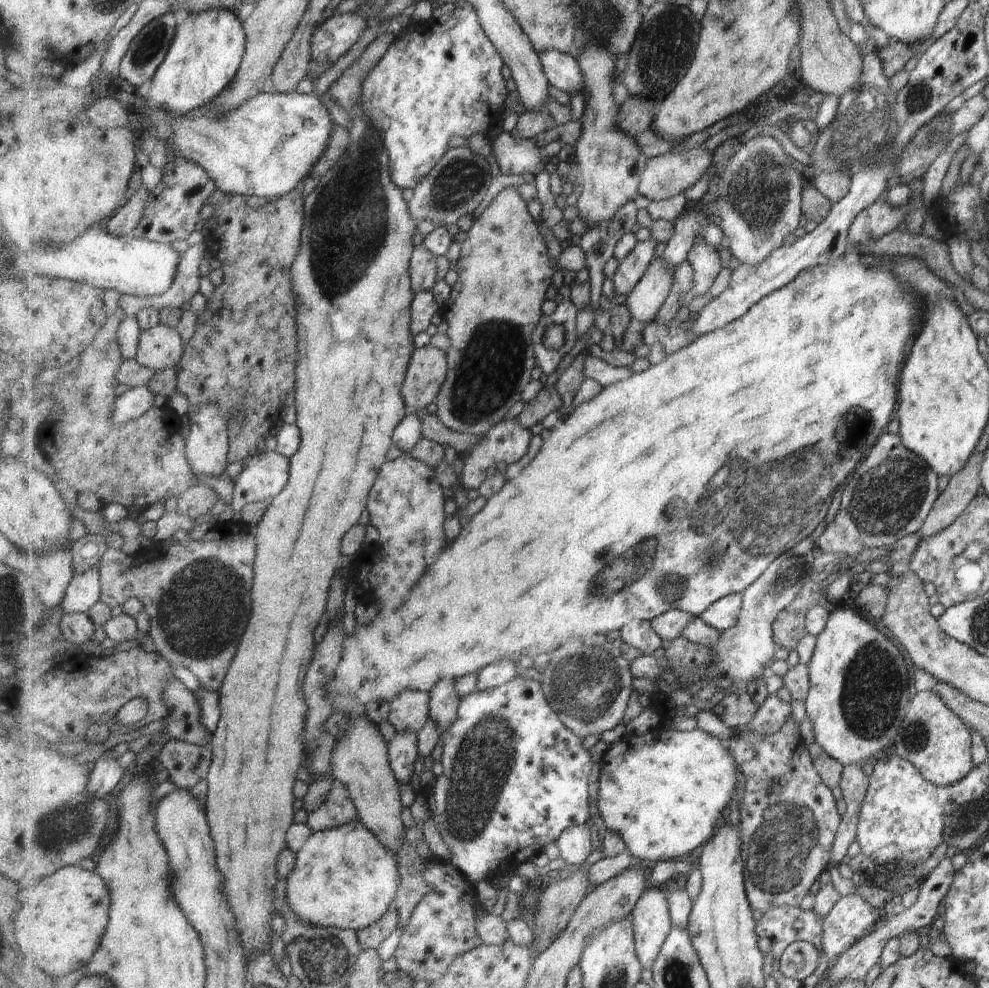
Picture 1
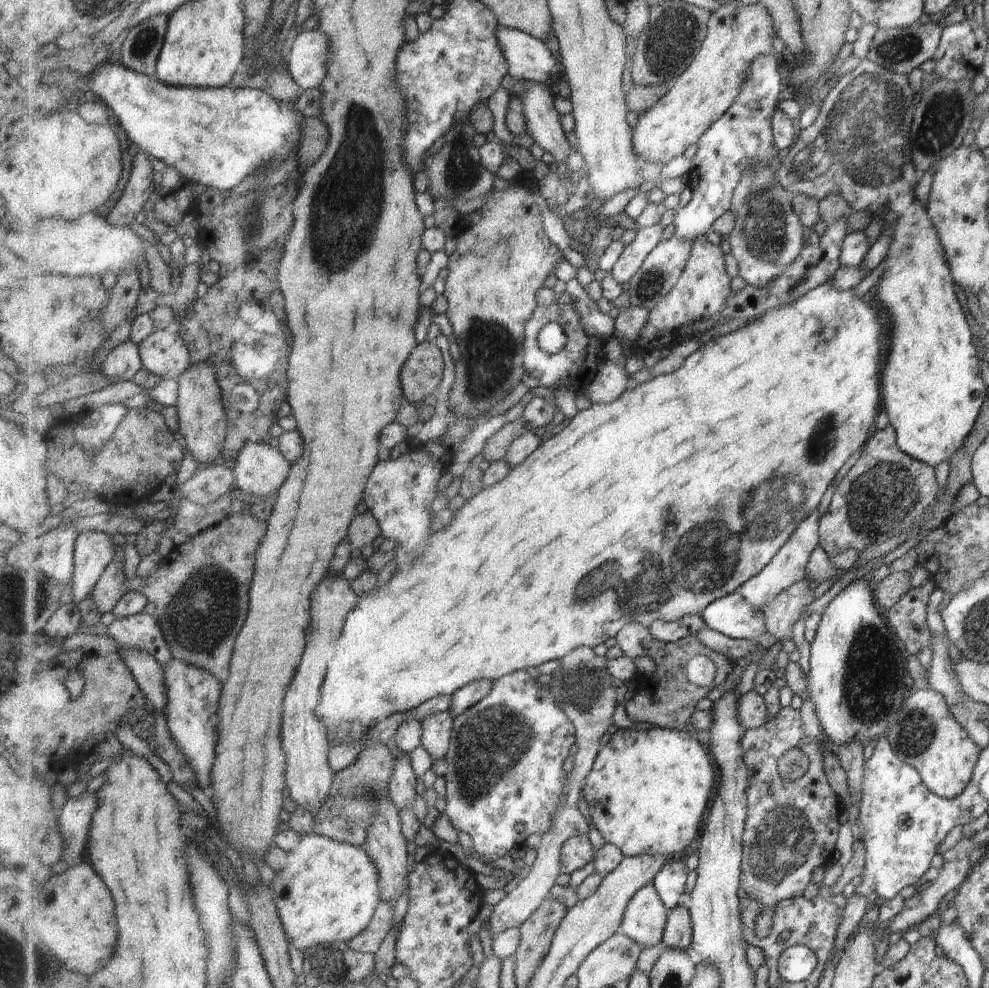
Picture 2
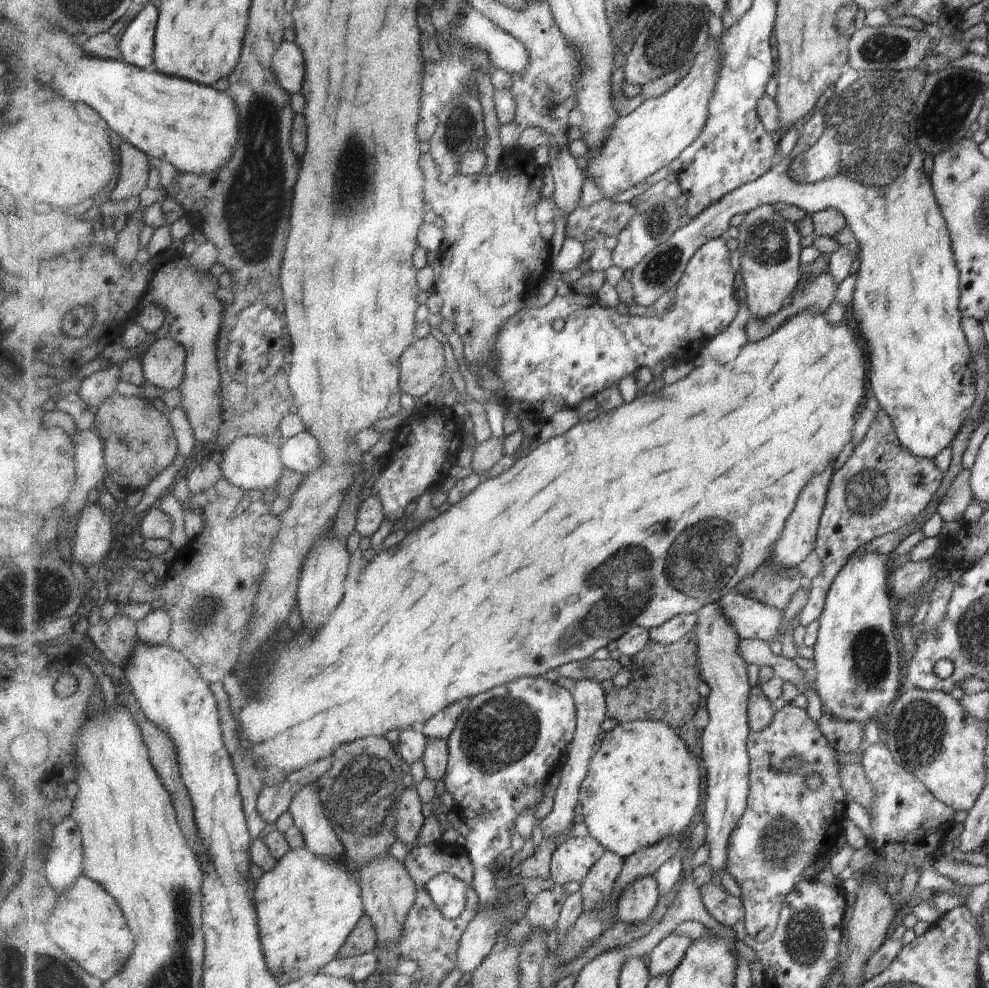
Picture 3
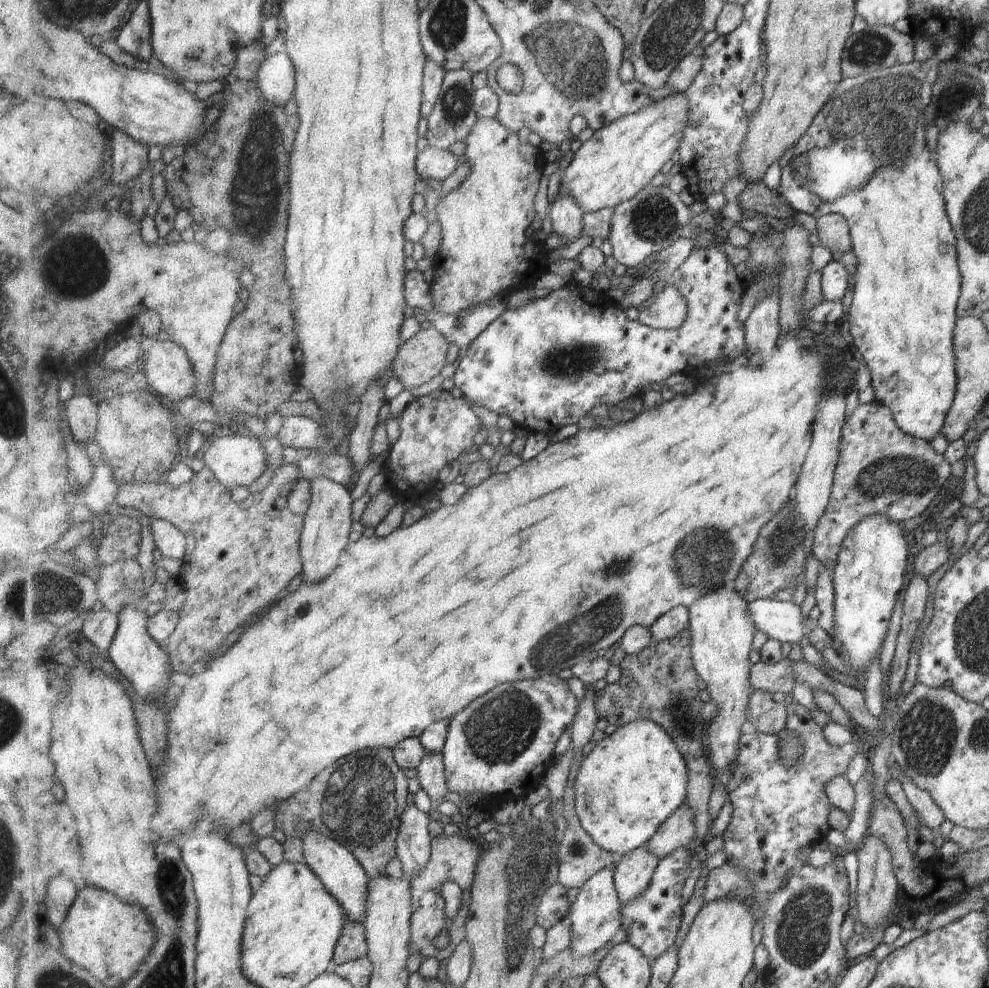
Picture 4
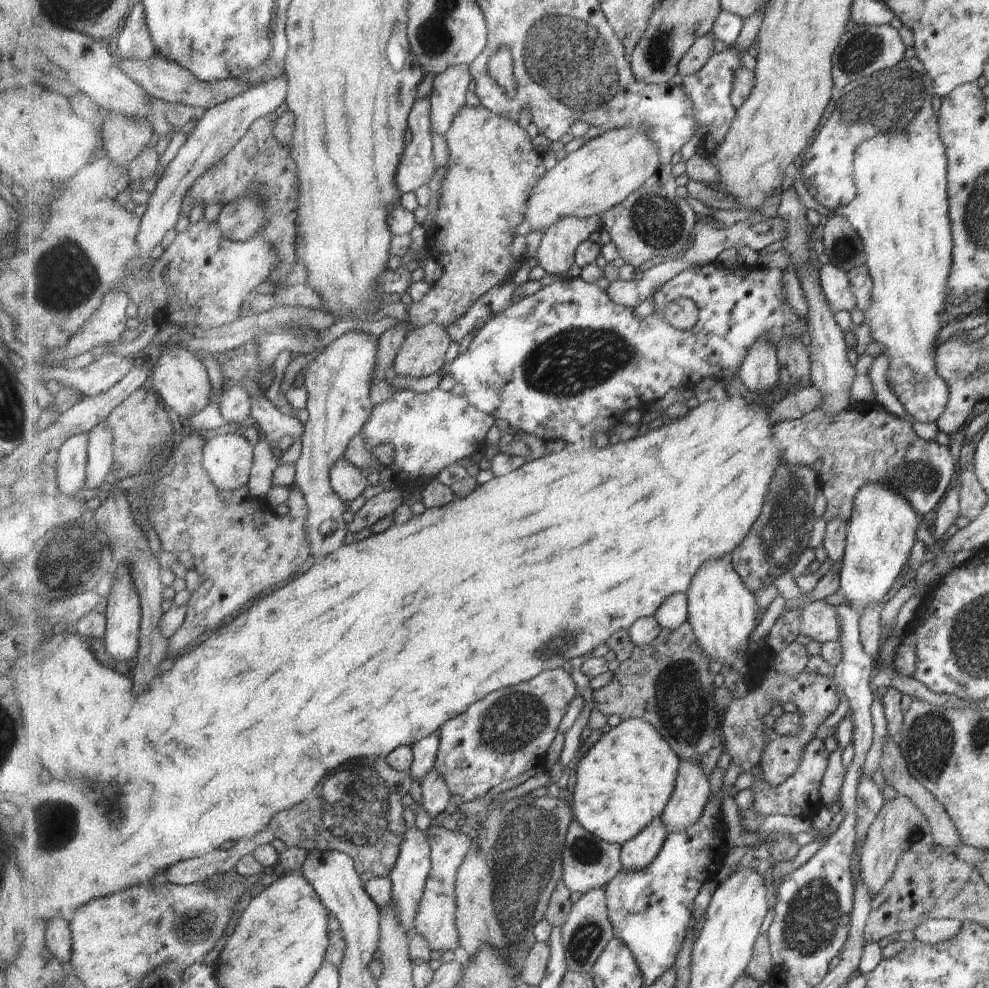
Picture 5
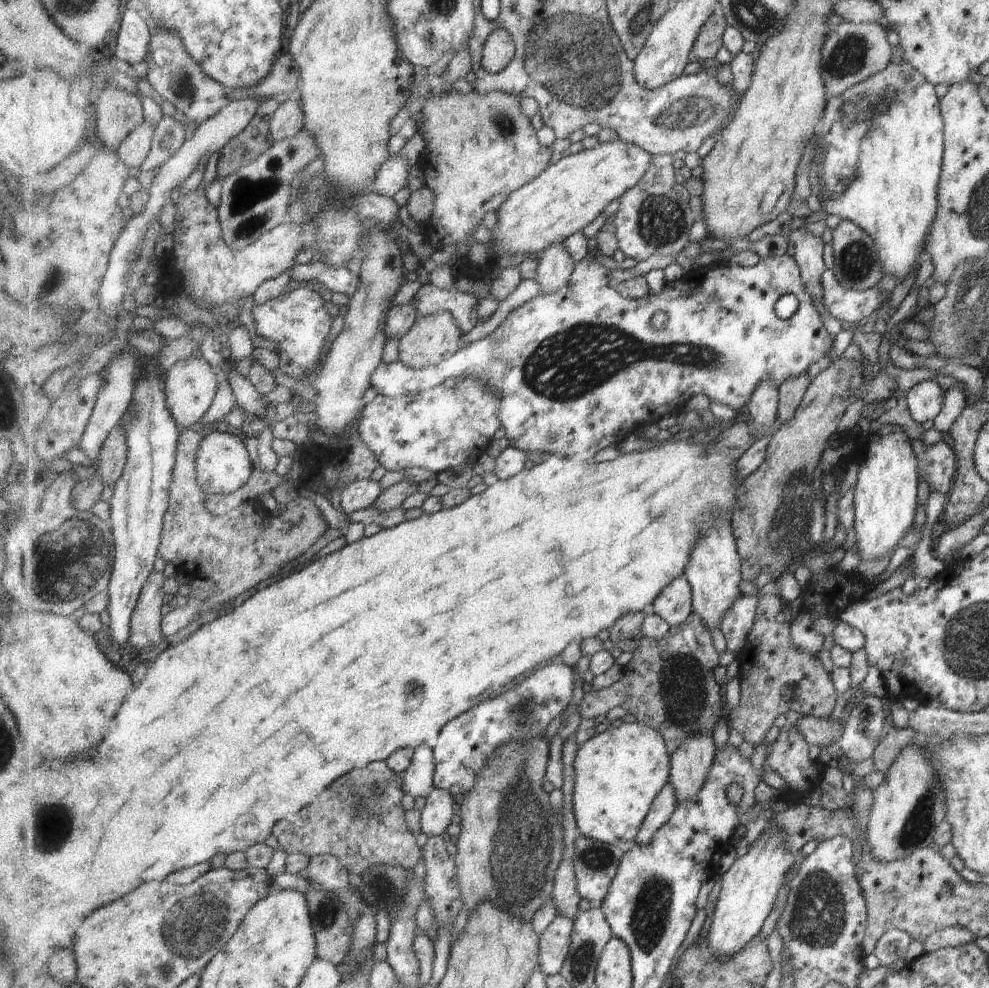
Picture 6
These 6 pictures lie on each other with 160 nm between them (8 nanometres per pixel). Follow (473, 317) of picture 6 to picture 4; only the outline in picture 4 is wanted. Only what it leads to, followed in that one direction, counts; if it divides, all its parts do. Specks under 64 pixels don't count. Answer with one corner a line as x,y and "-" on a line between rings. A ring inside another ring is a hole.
478,118
476,126
469,132
469,135
463,141
466,144
465,154
468,157
467,164
472,168
468,177
460,184
460,186
449,192
444,197
440,197
439,205
437,206
436,212
438,215
438,223
441,227
442,232
442,245
440,246
437,254
432,258
434,278
429,284
428,292
432,297
432,304
435,312
425,312
421,319
426,320
426,325
431,325
436,320
437,313
442,313
443,315
453,315
463,311
464,309
469,309
479,304
484,304
497,296
497,294
510,294
516,290
523,289
527,284
532,285
535,279
543,275
546,271
546,266
548,266
549,251
546,250
544,242
535,242
531,237
527,236
527,228
531,227
533,220
536,220
538,215
535,212
535,196
541,188
541,175
546,167
547,162
545,162
542,157
541,150
539,147
533,148
531,144
521,142
519,134
517,131
511,131
507,129
497,118

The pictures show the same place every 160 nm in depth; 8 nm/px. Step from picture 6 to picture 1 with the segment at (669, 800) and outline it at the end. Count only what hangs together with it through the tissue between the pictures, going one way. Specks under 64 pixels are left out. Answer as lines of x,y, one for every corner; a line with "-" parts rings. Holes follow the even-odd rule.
660,886
648,887
632,916
639,961
643,968
652,971
673,930
667,893

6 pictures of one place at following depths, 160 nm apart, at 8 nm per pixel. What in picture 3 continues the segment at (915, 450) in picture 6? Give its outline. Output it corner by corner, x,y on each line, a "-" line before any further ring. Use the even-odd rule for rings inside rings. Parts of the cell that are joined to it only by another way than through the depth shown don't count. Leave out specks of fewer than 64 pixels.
877,407
875,418
859,443
853,446
850,456
834,472
834,481
827,491
826,508
819,521
818,534
815,537
815,554
821,562
821,572
812,579
807,604
800,613
800,624
807,626
815,622
825,608
825,597
831,581
846,564
847,558
857,548
873,541
878,536
893,532
900,526
911,522
933,498
935,490
943,478
943,473
932,459
911,454
897,440
894,428
883,409

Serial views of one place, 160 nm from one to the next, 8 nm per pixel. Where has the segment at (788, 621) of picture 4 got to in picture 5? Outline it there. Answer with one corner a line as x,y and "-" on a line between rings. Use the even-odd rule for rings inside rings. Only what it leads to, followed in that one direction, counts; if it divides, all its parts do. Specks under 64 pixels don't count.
824,599
805,604
801,608
801,634
818,643
839,640
839,620
835,608

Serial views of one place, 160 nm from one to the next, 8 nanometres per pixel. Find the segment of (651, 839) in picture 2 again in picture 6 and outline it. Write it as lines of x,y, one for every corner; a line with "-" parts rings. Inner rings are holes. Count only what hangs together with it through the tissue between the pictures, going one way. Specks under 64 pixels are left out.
638,720
597,733
578,747
574,761
573,809
583,836
612,845
635,842
654,800
670,780
672,758
663,735

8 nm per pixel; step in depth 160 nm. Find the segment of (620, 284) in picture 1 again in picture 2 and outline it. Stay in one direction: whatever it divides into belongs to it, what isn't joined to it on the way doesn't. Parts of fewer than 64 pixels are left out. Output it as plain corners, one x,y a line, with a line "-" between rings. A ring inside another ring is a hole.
660,223
639,228
636,237
625,247
621,258
614,266
611,272
613,277
626,287
634,274
642,268
646,258
662,241
661,238
663,238
663,226

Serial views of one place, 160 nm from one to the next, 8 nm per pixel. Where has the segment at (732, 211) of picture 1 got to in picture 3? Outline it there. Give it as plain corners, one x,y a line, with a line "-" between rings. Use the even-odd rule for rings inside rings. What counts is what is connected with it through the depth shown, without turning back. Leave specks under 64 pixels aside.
770,204
761,205
748,213
738,226
738,230
737,248
742,256
741,274
746,286
748,307
753,317
764,319
777,314
787,304
803,278
803,266
799,262
801,248
803,248
801,246
803,236
799,234
795,223
783,218
783,215

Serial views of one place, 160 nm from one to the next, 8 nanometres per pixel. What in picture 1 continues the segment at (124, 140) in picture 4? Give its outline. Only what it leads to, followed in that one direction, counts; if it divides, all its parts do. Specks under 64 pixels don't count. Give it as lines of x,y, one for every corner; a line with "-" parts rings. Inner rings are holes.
142,184
135,194
109,219
105,225
109,234
123,238
134,234
134,230
141,224
147,208
150,193

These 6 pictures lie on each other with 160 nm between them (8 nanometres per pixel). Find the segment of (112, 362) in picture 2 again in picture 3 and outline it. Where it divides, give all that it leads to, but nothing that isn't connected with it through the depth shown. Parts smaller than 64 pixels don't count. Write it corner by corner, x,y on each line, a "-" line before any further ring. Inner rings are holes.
112,365
84,379
77,394
87,407
97,412
106,399
117,394
119,381
120,368

